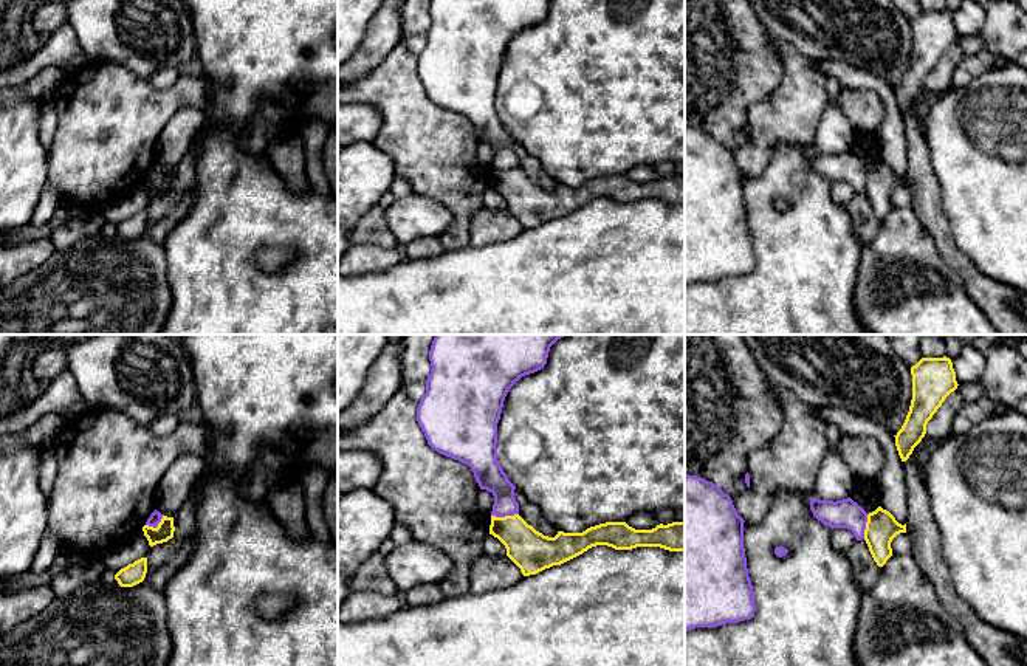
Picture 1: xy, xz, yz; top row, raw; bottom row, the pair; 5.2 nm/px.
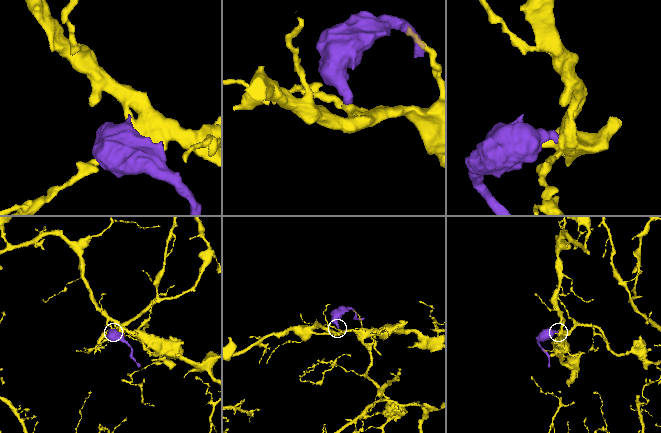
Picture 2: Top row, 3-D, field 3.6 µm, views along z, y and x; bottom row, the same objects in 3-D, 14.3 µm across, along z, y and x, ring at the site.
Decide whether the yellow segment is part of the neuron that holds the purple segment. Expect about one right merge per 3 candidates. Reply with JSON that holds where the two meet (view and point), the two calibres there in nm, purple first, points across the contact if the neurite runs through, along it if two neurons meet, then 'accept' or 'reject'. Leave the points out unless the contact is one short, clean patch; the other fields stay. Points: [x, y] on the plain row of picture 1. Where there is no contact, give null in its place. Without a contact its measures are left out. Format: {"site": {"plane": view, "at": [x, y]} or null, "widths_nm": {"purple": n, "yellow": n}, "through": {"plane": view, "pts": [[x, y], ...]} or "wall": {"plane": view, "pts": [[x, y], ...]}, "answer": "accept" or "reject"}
{"site": {"plane": "xz", "at": [504, 169]}, "widths_nm": {"purple": 150, "yellow": 220}, "wall": {"plane": "xz", "pts": [[518, 166], [491, 169]]}, "answer": "reject"}

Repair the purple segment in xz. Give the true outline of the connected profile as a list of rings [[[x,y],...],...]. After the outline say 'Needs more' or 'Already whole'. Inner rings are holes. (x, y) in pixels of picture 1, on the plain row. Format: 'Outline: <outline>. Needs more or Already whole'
Outline: [[[431,0],[431,26],[426,46],[417,60],[417,74],[428,98],[471,121],[480,142],[494,149],[491,169],[519,167],[516,139],[508,133],[497,113],[497,76],[508,43],[522,29],[547,17],[550,0]]]. Already whole

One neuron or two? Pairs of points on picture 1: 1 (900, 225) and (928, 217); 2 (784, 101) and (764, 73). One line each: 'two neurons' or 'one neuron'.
1: two neurons
2: two neurons

